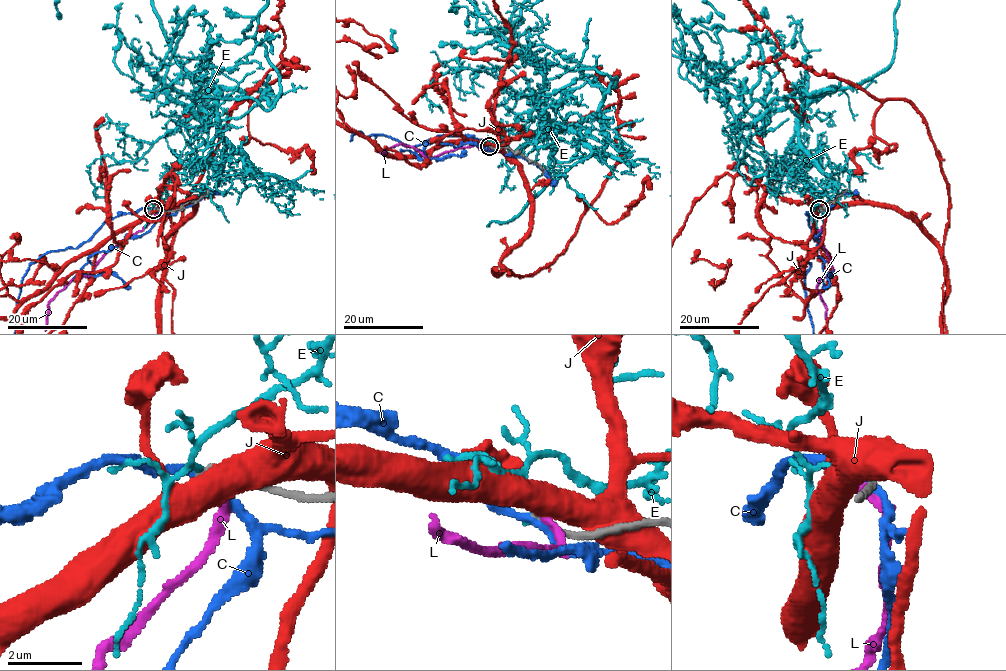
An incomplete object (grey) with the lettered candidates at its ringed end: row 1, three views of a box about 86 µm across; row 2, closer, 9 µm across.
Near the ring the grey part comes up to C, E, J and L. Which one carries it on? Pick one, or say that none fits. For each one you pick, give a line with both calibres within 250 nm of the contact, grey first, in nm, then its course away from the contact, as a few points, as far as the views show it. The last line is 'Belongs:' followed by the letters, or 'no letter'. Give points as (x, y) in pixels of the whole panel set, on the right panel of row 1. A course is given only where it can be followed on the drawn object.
Belongs: no letter

